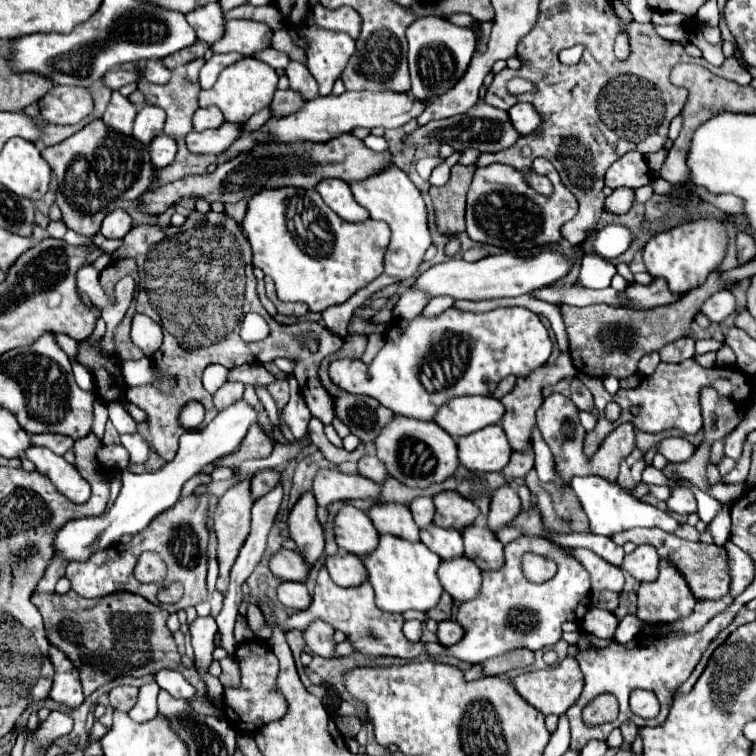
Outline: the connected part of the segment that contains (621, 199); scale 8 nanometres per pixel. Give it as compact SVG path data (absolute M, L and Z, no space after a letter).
M626 186L616 188L616 190L606 198L604 208L610 210L610 212L616 212L616 214L628 212L628 210L632 208L632 204L634 204L634 192L634 189L626 188Z

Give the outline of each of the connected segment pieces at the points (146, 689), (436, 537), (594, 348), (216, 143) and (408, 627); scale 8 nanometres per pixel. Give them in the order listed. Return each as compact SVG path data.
M150 682L150 684L144 684L138 692L138 700L134 704L134 708L128 712L130 718L134 718L136 722L144 722L144 720L150 720L158 714L158 706L156 706L156 696L158 696L158 684Z
M430 526L430 530L420 530L420 540L442 560L464 556L464 544L458 530L442 530L438 526Z
M714 270L698 290L690 290L690 294L684 294L680 300L652 310L614 308L610 304L592 304L582 308L562 304L562 318L568 330L572 362L576 370L594 378L628 378L638 372L638 362L642 356L658 352L666 344L690 334L690 324L700 312L704 300L720 290L732 290L738 284L740 282L724 282L722 270Z
M224 122L220 128L196 132L192 130L186 134L186 146L194 154L222 154L228 150L228 146L240 136L240 126L234 126L230 122Z
M410 620L410 622L404 622L404 636L412 642L418 642L420 636L422 636L422 624L418 620Z

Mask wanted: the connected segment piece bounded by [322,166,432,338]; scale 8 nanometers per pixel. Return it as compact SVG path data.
M388 166L380 176L366 178L362 182L354 182L354 184L350 184L350 188L352 188L356 202L370 212L370 218L384 220L392 228L392 240L390 240L390 246L386 252L384 272L374 282L370 282L366 288L358 290L344 304L330 306L322 312L322 320L326 320L328 330L340 338L344 338L348 334L348 322L350 322L354 310L360 304L364 304L366 298L370 298L374 292L382 290L384 286L412 278L416 274L416 270L420 268L428 246L432 244L432 234L428 228L428 210L426 210L426 204L420 196L420 190L414 186L414 182L408 178L408 174L402 172L398 166Z

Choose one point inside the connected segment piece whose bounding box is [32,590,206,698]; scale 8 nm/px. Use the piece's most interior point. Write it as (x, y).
(123, 635)

